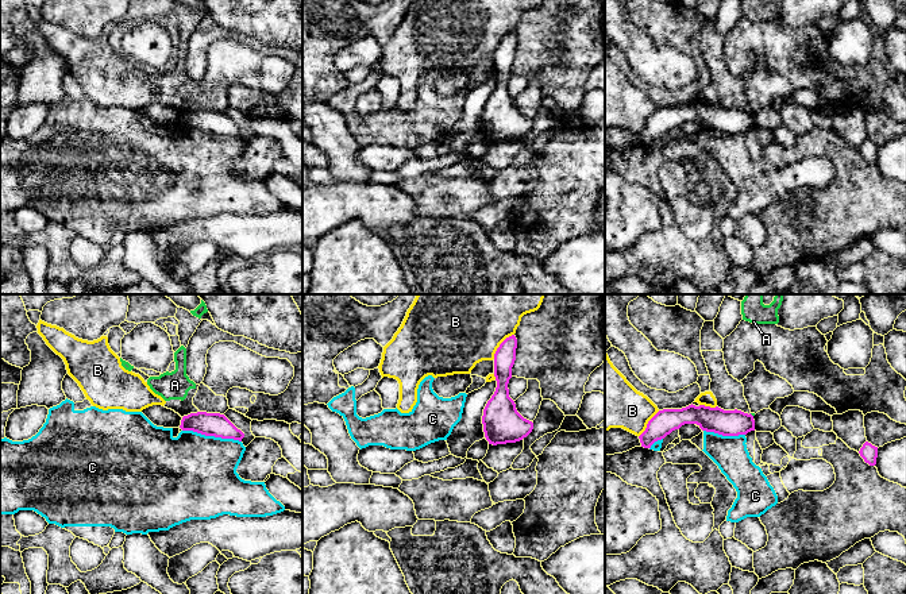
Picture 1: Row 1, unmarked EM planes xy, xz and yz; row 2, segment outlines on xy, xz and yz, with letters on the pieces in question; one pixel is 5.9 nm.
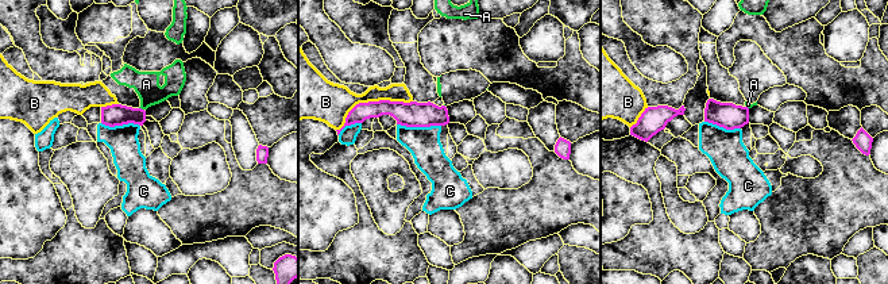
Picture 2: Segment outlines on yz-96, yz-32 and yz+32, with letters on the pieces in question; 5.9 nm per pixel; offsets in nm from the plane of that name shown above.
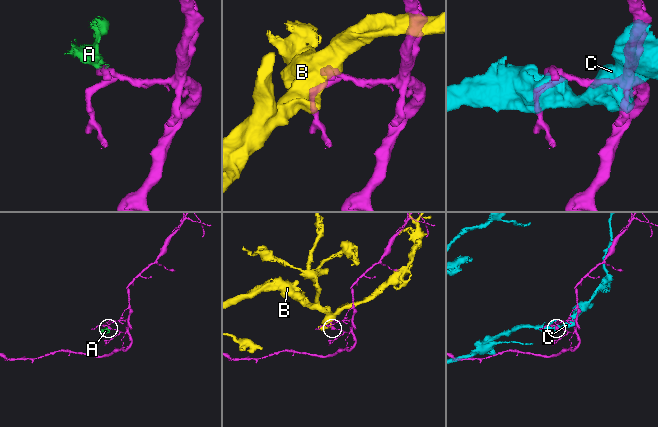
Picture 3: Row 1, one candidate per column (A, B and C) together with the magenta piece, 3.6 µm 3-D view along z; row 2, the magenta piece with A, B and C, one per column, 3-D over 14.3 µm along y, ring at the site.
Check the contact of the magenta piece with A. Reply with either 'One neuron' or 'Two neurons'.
Two neurons

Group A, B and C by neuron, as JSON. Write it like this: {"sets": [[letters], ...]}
{"sets": [["A", "B"], ["C"]]}

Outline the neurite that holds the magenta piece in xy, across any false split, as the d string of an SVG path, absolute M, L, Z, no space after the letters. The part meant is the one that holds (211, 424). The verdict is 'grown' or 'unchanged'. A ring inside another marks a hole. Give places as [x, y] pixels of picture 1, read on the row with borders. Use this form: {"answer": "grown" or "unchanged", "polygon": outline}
{"answer": "unchanged", "polygon": "M197 412L184 416L180 428L205 436L234 439L242 441L244 433L238 429L224 414Z"}

